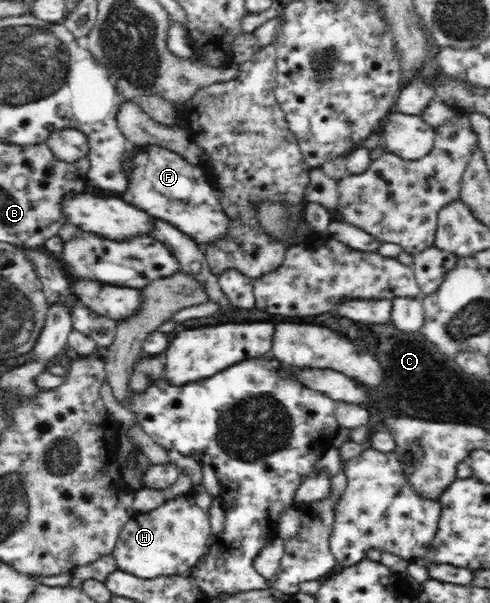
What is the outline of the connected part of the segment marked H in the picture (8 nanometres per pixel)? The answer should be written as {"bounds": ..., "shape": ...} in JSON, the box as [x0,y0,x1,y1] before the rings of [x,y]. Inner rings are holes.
{"bounds":[111,493,212,579],"shape":[[[191,493],[167,500],[153,511],[135,512],[123,526],[116,547],[111,552],[116,560],[115,570],[141,579],[187,575],[205,555],[212,535],[208,512],[193,503]]]}

